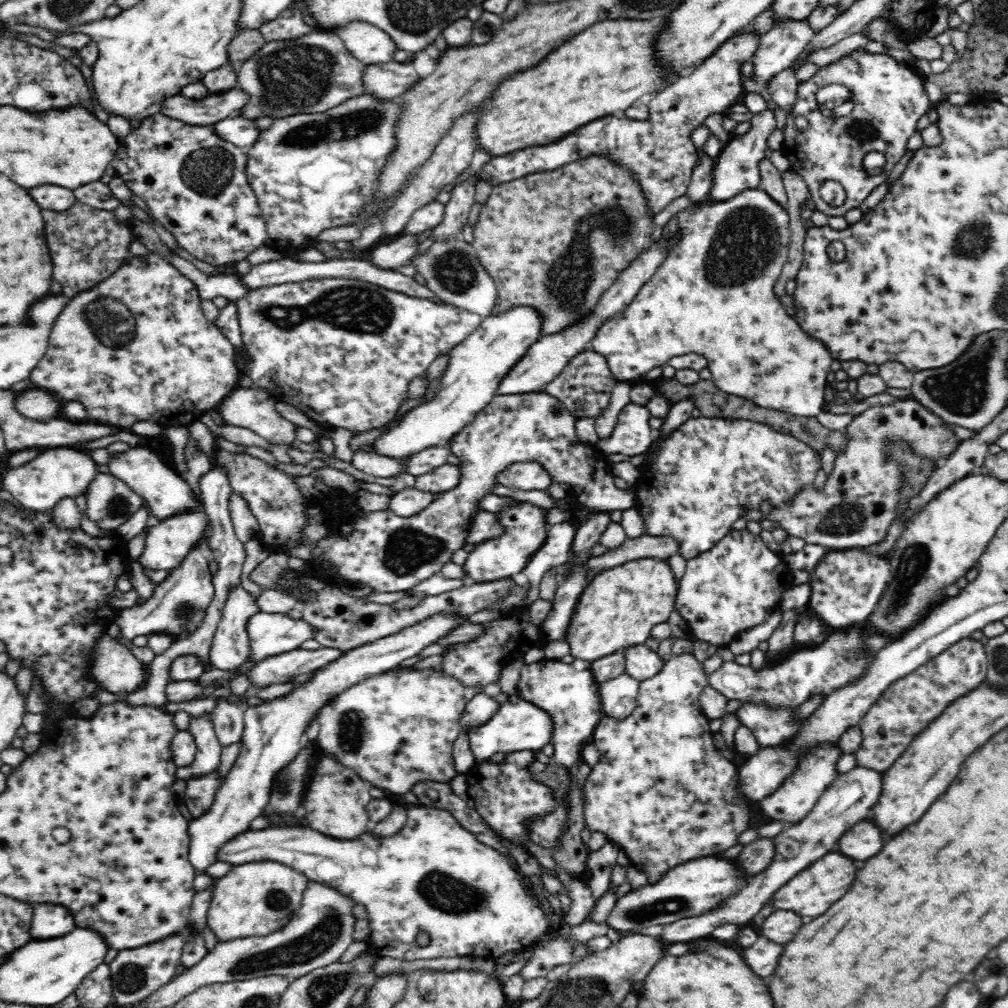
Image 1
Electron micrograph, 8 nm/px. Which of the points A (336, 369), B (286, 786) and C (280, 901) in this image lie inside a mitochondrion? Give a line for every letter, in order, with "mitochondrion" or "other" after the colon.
A: other
B: mitochondrion
C: mitochondrion

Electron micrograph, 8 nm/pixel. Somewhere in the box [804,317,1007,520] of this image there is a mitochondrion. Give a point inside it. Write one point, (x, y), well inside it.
(962, 389)

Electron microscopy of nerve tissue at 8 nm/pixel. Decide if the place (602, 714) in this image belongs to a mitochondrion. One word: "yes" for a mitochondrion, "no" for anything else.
no

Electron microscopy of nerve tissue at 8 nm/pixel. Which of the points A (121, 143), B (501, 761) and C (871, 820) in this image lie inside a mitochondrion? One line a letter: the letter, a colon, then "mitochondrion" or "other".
A: other
B: other
C: other

